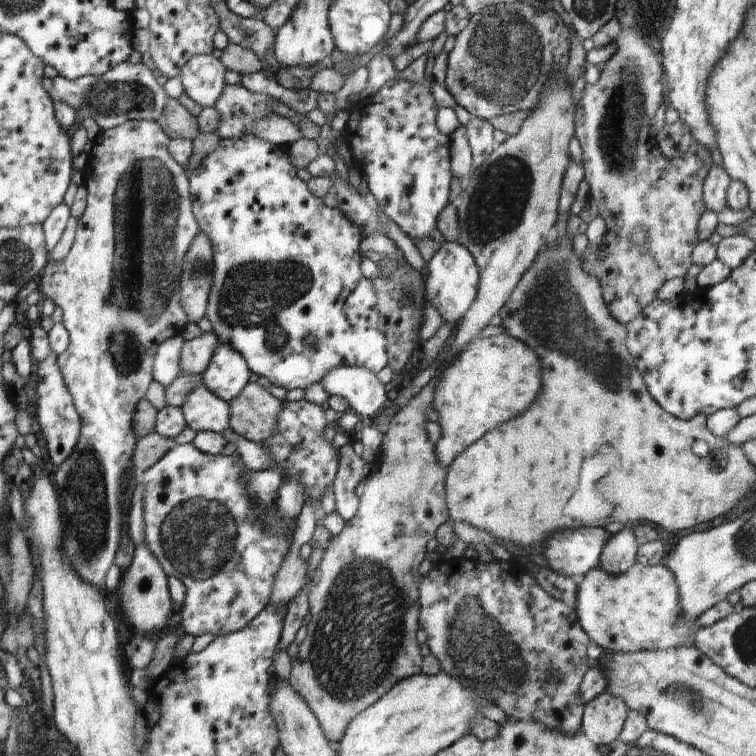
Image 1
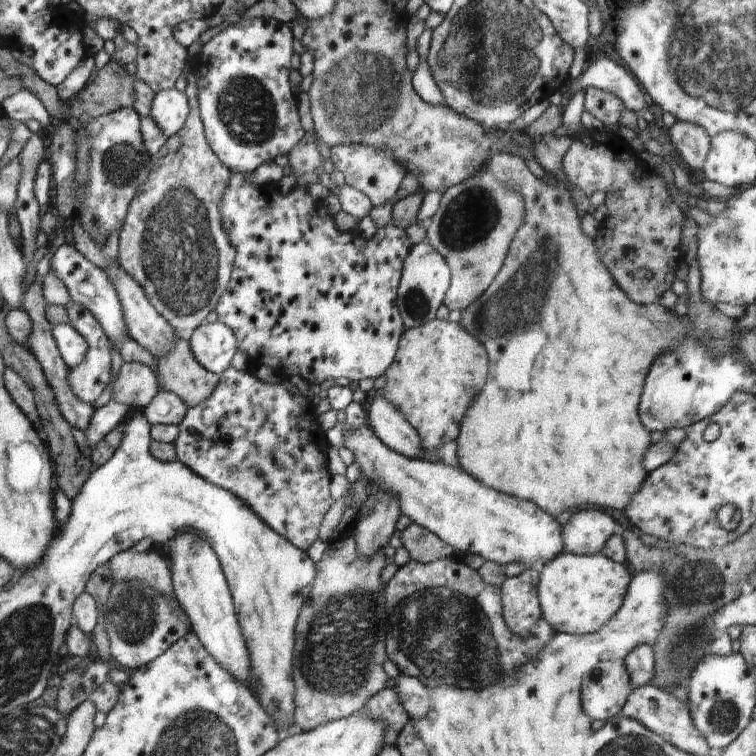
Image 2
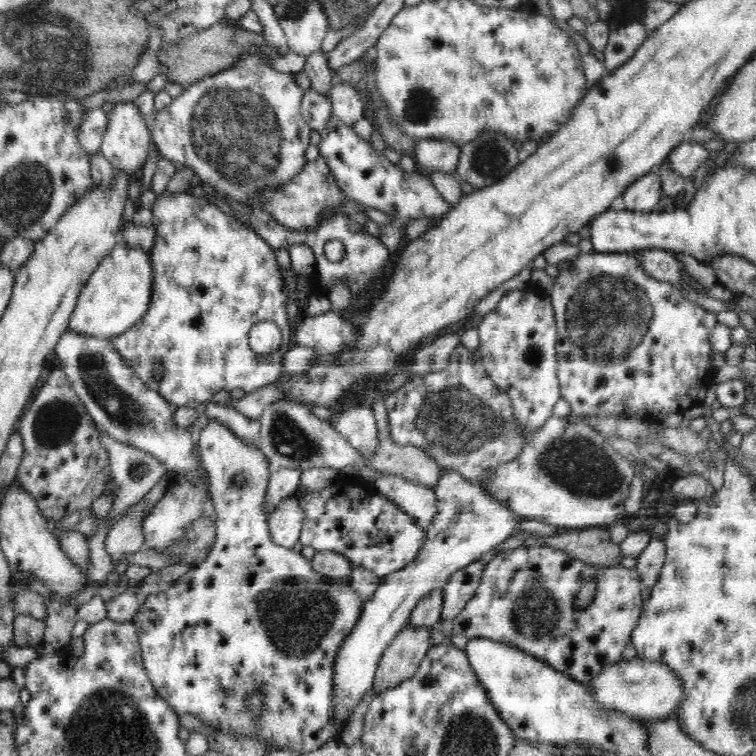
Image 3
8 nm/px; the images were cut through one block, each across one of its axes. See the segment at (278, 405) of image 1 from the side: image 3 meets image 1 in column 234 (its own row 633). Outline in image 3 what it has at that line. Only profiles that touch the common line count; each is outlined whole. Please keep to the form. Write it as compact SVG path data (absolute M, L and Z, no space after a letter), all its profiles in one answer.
M410 622L405 624L378 661L373 682L375 694L387 691L415 675L420 661L432 647L430 636L433 631L430 627L418 628Z

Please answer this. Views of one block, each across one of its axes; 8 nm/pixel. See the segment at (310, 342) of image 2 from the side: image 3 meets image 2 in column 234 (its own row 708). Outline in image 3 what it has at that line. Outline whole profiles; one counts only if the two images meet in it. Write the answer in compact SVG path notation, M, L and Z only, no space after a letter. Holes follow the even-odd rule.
M209 419L208 424L200 430L198 445L201 463L209 475L209 488L216 508L214 527L217 529L217 535L213 547L208 553L208 558L204 562L200 562L196 568L186 572L186 575L179 579L173 578L172 583L165 587L162 592L149 594L131 620L138 629L138 642L141 648L143 667L159 696L167 704L170 704L176 714L190 713L196 720L213 726L219 732L231 731L232 734L238 736L262 738L271 748L289 750L297 754L318 750L330 740L338 739L342 731L338 719L334 719L334 664L338 650L342 648L346 636L351 634L354 624L360 618L365 603L364 599L358 595L350 583L343 585L328 583L326 577L314 570L310 560L306 560L303 553L274 544L266 524L268 514L262 510L272 470L268 458L260 451L257 443L246 443L228 428L225 428L218 420ZM254 692L260 692L260 696L264 700L264 708L260 710L260 714L252 714L252 710L248 708L248 698Z

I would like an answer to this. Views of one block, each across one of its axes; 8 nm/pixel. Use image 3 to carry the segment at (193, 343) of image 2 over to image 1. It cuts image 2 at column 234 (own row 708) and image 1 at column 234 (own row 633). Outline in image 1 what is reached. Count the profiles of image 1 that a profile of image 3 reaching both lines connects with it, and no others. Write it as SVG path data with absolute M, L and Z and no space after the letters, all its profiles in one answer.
M218 342L216 350L214 350L214 354L212 354L212 360L210 360L208 368L204 370L202 378L206 388L208 388L214 396L218 396L218 398L222 398L222 400L228 403L240 394L240 390L244 390L246 384L250 383L250 372L251 370L248 368L246 361L242 358L240 353L234 351L232 346L228 346L228 344L224 344L224 342Z

